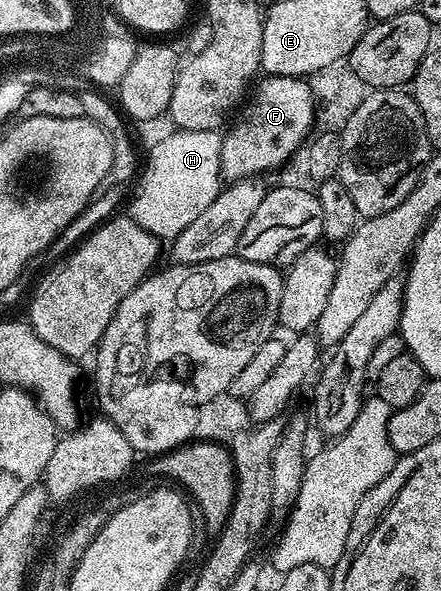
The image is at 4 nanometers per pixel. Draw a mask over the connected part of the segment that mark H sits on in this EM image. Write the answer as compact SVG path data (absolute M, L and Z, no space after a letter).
M178 128L149 153L145 170L136 178L137 194L127 209L128 216L160 239L178 237L202 211L207 211L223 188L221 176L221 139L216 129L185 130Z

